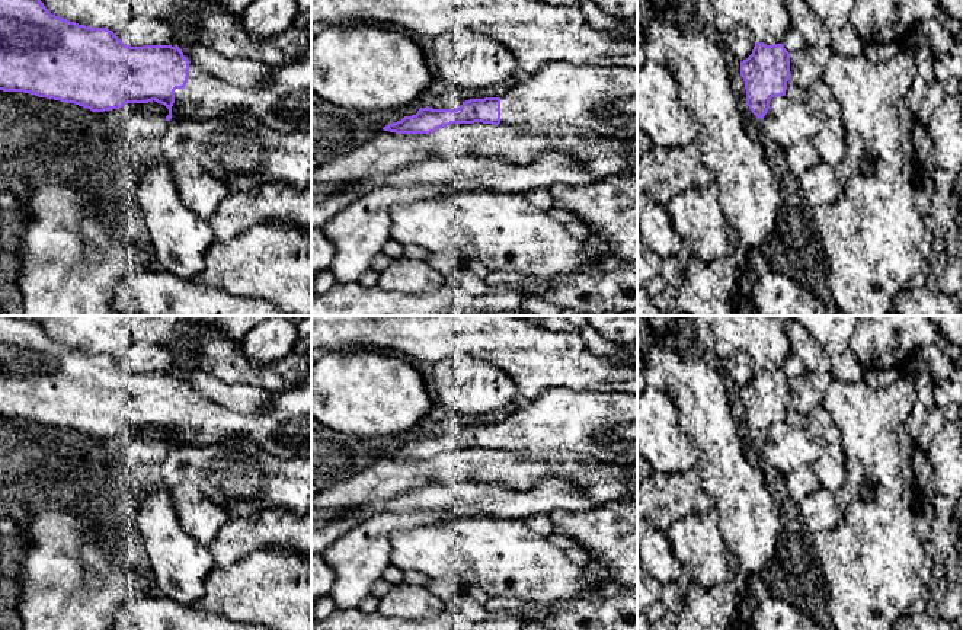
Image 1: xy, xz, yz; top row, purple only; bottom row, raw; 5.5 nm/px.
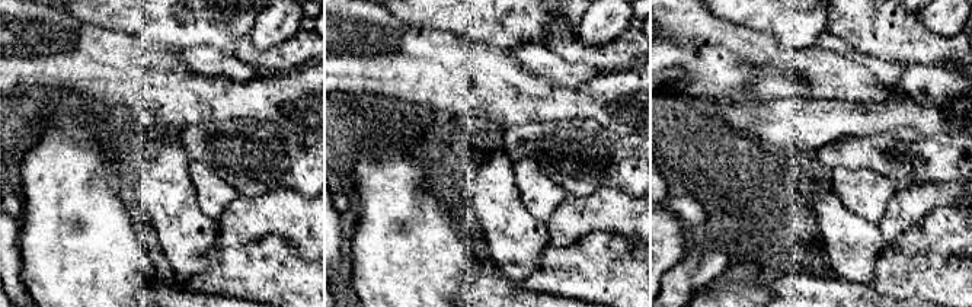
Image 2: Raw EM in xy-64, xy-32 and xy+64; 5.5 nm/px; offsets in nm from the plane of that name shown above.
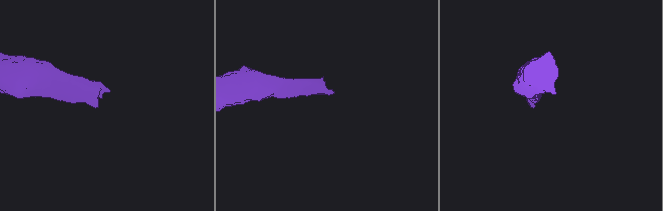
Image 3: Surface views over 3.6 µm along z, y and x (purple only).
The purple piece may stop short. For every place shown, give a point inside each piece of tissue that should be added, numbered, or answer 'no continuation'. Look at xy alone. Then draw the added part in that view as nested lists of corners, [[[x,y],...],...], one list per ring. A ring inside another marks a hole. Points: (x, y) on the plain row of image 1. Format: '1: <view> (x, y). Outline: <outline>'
1: xy (282, 427). Outline: [[[311,383],[275,394],[252,413],[234,413],[189,390],[183,415],[175,416],[172,445],[253,442],[282,460],[311,460]]]

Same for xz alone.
1: xz (604, 425). Outline: [[[554,387],[500,422],[500,451],[521,460],[578,452],[637,466],[637,394]]]

